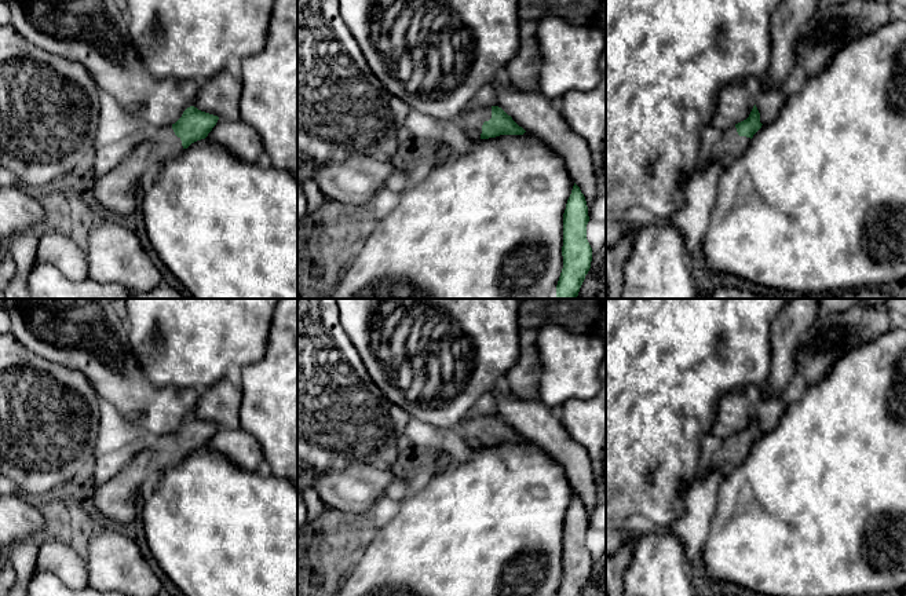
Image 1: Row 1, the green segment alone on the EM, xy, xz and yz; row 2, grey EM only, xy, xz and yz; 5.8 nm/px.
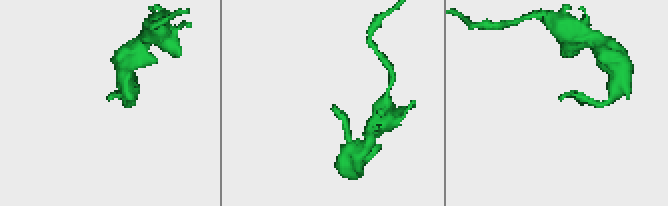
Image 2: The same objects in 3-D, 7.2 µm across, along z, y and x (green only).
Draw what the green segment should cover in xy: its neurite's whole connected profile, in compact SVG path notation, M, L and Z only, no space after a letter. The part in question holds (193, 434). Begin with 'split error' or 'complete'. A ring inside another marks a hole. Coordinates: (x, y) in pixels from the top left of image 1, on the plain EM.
split error; M187 416L172 434L156 436L142 457L134 458L106 483L87 494L94 513L106 523L124 526L139 516L147 490L162 473L178 465L191 451L205 447L219 425Z

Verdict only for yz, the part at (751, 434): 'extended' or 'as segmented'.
extended

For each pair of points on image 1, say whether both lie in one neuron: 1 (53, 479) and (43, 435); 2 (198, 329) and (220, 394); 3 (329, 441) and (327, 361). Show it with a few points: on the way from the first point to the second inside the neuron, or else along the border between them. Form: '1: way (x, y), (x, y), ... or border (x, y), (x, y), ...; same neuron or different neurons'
1: way (43, 468), (43, 446); same neuron
2: border (225, 376), (201, 392); different neurons
3: way (329, 421), (327, 414), (327, 380); same neuron

